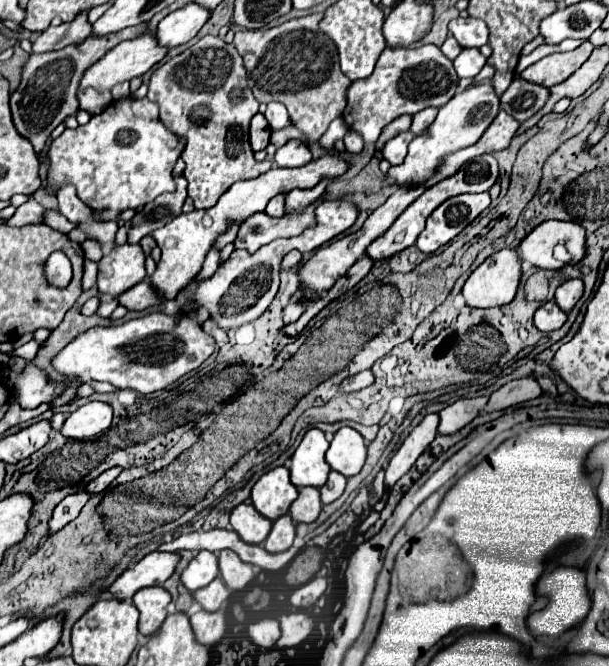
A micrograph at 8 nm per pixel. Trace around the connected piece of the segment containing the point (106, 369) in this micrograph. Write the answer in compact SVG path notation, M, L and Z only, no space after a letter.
M153 311L123 325L95 327L81 333L53 359L53 367L63 375L107 381L117 389L133 389L147 395L169 387L185 373L197 369L213 351L215 339L195 319Z

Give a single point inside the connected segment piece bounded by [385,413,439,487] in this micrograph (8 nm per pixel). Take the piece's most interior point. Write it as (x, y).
(414, 444)

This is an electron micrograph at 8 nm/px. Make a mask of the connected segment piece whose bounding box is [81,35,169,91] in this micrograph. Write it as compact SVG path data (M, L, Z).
M141 35L129 41L119 43L115 49L111 49L103 59L99 59L93 67L89 67L81 79L81 89L83 87L93 87L97 91L109 91L113 85L121 83L121 81L129 81L133 77L141 77L145 75L153 65L157 65L165 55L167 55L167 47L159 45L155 35Z

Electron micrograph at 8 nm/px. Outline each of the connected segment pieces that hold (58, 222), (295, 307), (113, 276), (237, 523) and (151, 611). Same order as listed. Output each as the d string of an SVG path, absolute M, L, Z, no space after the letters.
M47 211L47 225L51 225L53 229L57 229L62 233L69 233L69 231L76 228L76 223L69 223L63 215L57 215L55 211Z
M291 299L291 303L287 305L287 309L285 309L285 317L283 317L283 323L285 325L289 325L289 323L293 323L293 321L297 321L299 319L299 315L303 313L303 305L299 305L299 301L295 301L295 299Z
M121 245L121 247L115 247L109 255L103 255L103 259L99 261L99 271L97 271L99 293L117 297L123 291L131 289L133 285L141 283L145 279L145 265L143 265L143 261L145 261L145 255L143 255L141 245Z
M241 503L231 511L231 527L249 545L261 545L271 531L271 521L261 517L251 503Z
M145 587L133 597L133 605L139 609L139 633L151 637L159 631L161 623L167 617L167 605L171 595L163 587Z

